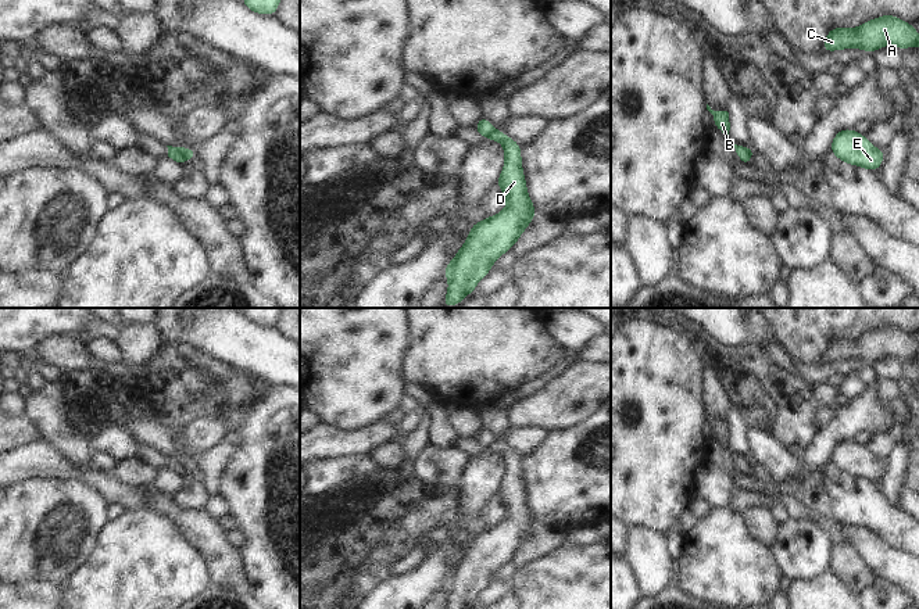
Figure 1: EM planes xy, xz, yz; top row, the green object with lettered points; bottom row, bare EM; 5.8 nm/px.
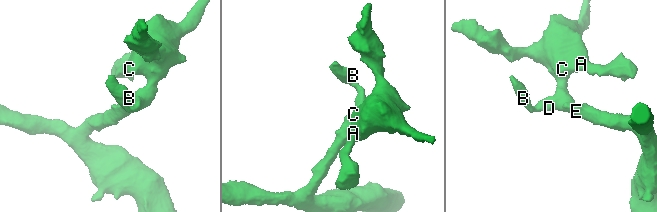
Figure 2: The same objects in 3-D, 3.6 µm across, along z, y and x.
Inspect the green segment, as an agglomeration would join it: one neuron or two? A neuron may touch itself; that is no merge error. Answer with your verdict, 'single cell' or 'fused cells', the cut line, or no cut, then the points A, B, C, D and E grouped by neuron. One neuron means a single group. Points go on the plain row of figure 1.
fused cells; cut in xy along (178, 458), (186, 470); A C D E / B

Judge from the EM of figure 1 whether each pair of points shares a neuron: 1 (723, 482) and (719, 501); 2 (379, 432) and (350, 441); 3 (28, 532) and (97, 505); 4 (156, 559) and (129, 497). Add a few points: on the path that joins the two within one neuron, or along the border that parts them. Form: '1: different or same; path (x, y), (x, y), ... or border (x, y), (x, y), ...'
1: same; path (719, 486), (719, 497)
2: same; path (372, 434), (357, 441)
3: same; path (45, 529), (81, 509)
4: different; border (145, 508), (125, 511)

